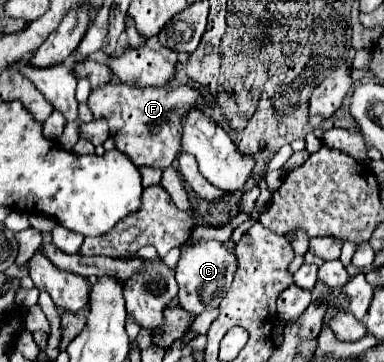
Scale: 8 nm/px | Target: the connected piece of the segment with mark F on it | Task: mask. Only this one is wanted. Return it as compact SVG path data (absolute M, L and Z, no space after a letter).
M108 81L96 89L92 89L90 97L88 97L88 107L94 115L94 119L108 119L110 125L110 137L116 141L116 149L122 151L124 155L128 155L132 159L132 163L140 165L150 165L156 169L164 169L170 167L176 159L176 155L180 153L180 133L182 133L182 117L186 115L186 111L190 111L196 105L206 105L204 97L200 95L200 91L192 89L192 87L178 87L178 89L166 89L166 87L132 87L126 83L114 83Z

